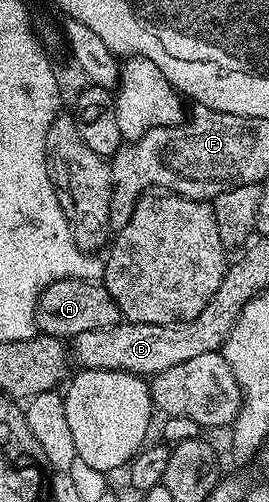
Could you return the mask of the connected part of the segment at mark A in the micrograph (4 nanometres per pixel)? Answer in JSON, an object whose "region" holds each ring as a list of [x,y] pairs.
{"region":[[[91,277],[63,278],[45,286],[36,305],[36,328],[49,338],[71,340],[82,332],[94,332],[98,328],[110,328],[121,321],[122,315],[114,296],[104,287],[103,281],[91,282]]]}

